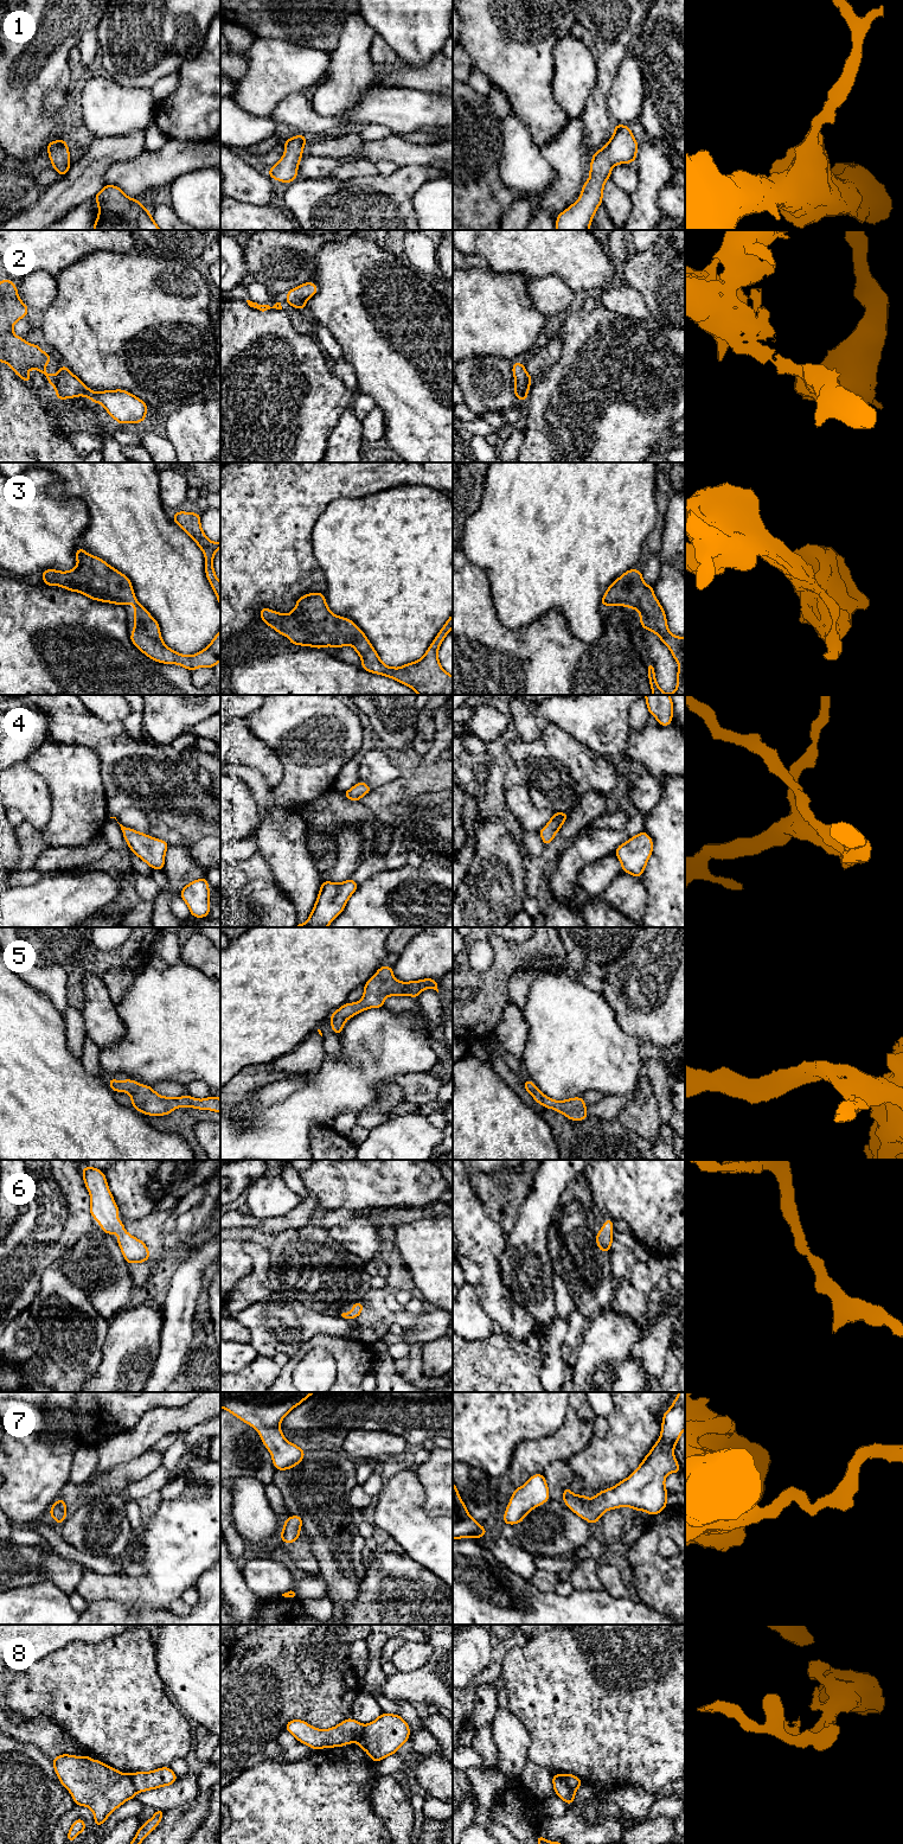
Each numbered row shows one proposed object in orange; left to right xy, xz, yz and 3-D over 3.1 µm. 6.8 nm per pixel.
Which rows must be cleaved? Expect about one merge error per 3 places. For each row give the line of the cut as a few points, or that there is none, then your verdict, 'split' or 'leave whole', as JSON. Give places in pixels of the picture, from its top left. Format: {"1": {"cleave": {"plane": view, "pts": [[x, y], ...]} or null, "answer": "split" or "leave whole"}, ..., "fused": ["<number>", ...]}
{"1": {"cleave": null, "answer": "leave whole"}, "2": {"cleave": {"plane": "xy", "pts": [[57, 374], [52, 384]]}, "answer": "split"}, "3": {"cleave": null, "answer": "leave whole"}, "4": {"cleave": null, "answer": "leave whole"}, "5": {"cleave": null, "answer": "leave whole"}, "6": {"cleave": null, "answer": "leave whole"}, "7": {"cleave": null, "answer": "leave whole"}, "8": {"cleave": {"plane": "yz", "pts": [[557, 1774], [568, 1786], [574, 1798]]}, "answer": "split"}, "fused": ["2", "8"]}

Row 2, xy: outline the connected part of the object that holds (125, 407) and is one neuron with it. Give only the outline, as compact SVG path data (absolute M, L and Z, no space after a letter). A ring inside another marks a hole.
M64 364L59 368L52 387L56 390L58 401L85 396L92 402L102 404L108 414L120 425L136 425L146 419L148 407L139 397L122 389L95 393Z

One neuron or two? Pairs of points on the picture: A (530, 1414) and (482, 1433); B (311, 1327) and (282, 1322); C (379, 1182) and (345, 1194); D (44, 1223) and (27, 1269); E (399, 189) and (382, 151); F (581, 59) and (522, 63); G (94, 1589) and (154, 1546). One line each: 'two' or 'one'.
A: one
B: one
C: one
D: one
E: two
F: two
G: one

